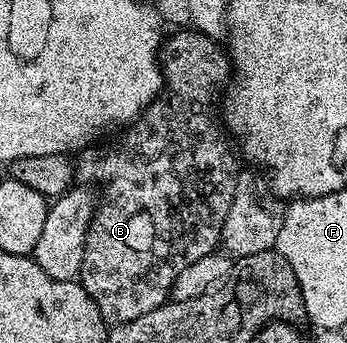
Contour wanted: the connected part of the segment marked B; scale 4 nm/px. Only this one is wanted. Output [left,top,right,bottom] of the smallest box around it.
[76,30,240,326]

